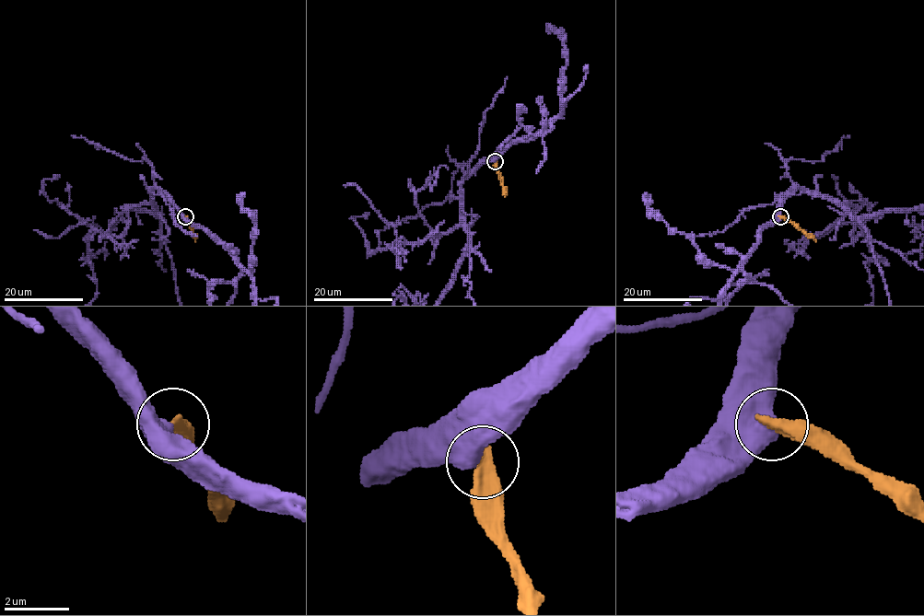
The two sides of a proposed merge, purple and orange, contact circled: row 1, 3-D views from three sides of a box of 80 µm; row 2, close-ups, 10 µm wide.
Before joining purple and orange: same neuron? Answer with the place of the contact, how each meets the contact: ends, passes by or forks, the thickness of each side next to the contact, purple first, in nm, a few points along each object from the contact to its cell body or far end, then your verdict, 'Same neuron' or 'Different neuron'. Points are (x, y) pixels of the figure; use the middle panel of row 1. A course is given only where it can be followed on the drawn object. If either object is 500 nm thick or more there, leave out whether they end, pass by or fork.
Place: (495, 161). Thickness 700 nm (purple) against 500 nm. Course of orange: (496, 161), (505, 197). Different neuron

